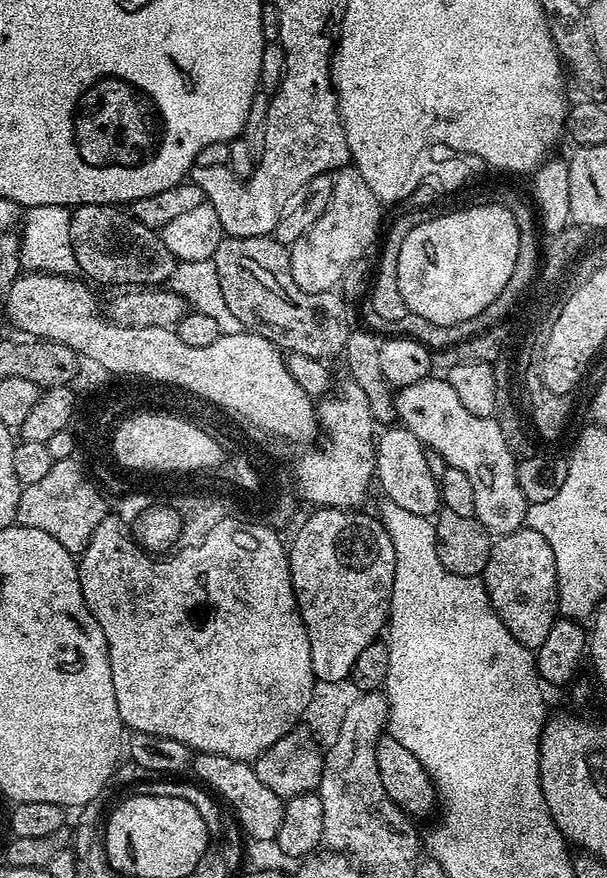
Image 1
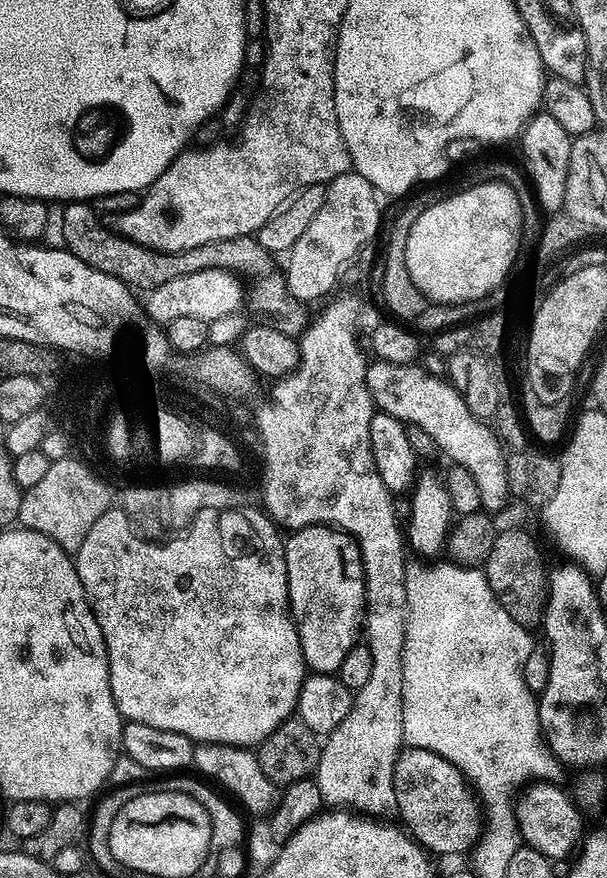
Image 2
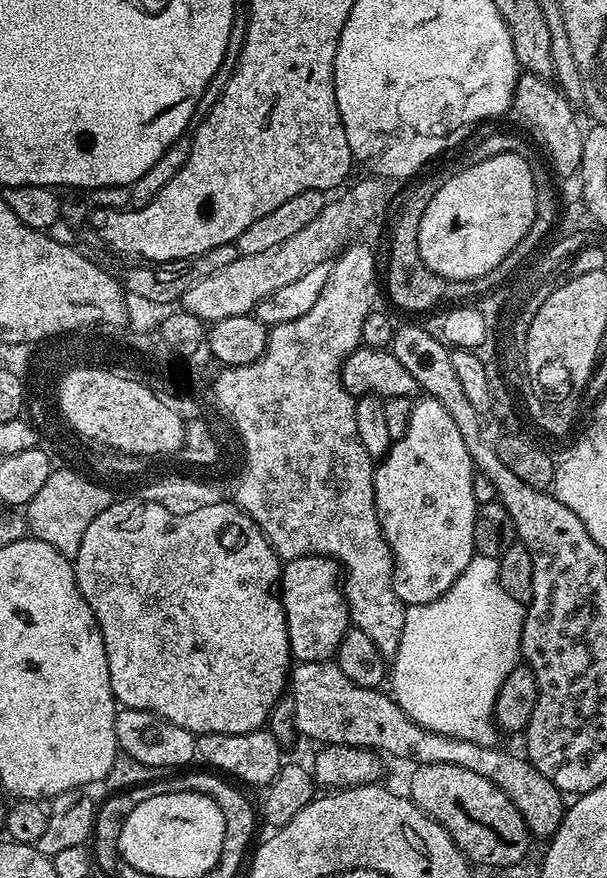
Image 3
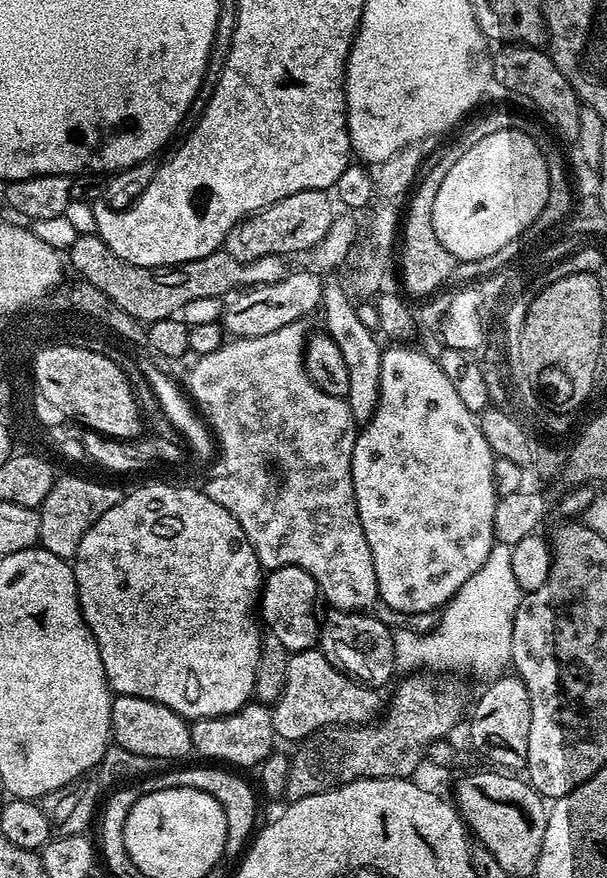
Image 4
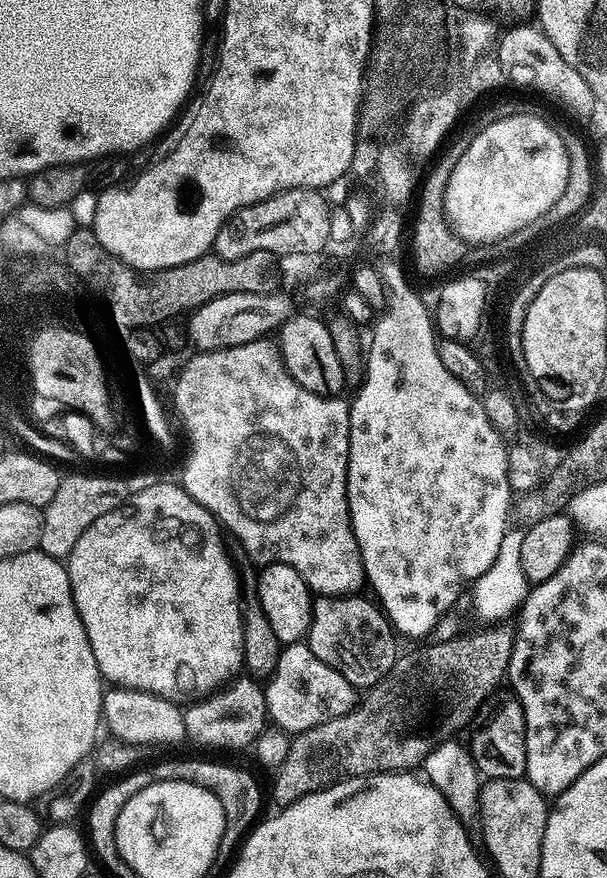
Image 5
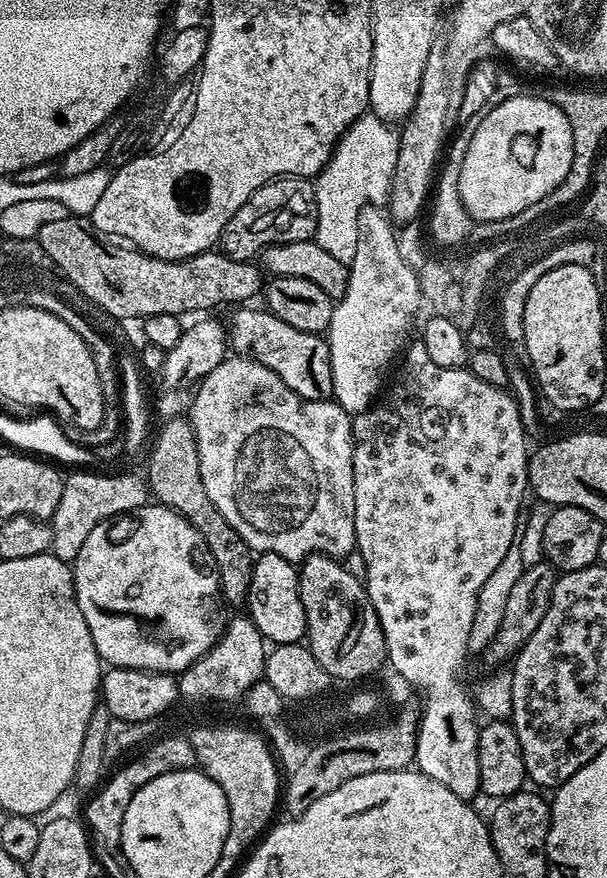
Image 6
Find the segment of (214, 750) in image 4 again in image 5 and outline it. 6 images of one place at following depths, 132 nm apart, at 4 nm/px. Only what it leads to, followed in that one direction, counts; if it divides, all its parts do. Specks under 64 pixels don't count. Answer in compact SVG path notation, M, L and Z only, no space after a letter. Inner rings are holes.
M242 675L229 679L211 694L191 701L184 708L184 734L189 741L192 739L208 748L251 749L255 745L258 734L262 734L270 720L267 698L259 679Z

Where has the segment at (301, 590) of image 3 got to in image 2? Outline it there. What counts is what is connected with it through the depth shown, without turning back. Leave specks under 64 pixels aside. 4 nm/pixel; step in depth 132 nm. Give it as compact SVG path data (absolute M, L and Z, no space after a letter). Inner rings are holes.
M316 525L299 528L284 540L288 606L302 646L304 663L312 672L339 673L342 658L362 636L364 563L360 548L339 528Z

